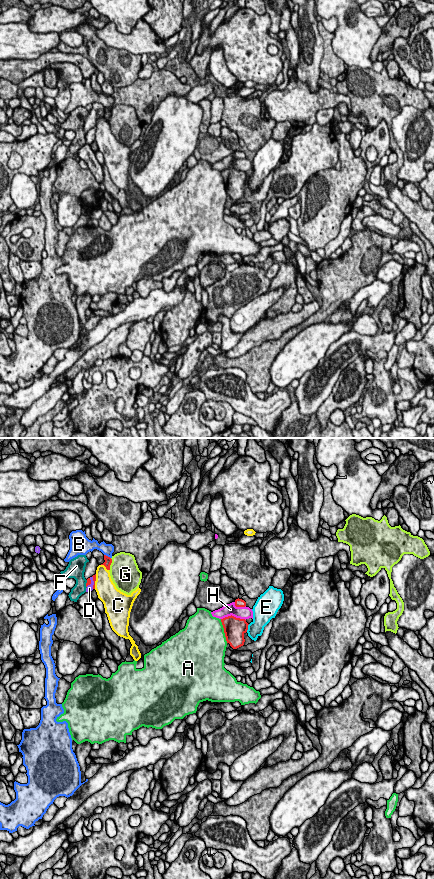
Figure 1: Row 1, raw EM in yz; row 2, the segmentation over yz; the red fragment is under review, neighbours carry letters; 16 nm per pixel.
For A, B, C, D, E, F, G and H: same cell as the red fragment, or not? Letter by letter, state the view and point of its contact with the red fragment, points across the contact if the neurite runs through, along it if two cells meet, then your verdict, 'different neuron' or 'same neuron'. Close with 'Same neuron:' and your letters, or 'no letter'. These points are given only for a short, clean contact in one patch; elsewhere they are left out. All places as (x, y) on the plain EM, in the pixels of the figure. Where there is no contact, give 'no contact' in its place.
A: yz (224, 183) | different neuron
B: yz (107, 108) | along yz (104, 106), (110, 110) | different neuron
C: yz (105, 118) | different neuron
D: yz (90, 134) | across yz (94, 128), (90, 134), (89, 140) | same neuron
E: yz (247, 180) | along yz (249, 176), (246, 183) | different neuron
F: yz (86, 136) | different neuron
G: yz (110, 116) | different neuron
H: yz (233, 168) | different neuron
Same neuron: D

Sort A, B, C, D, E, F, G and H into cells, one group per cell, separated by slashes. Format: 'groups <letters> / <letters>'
groups A / B / C / D / E / F / G / H

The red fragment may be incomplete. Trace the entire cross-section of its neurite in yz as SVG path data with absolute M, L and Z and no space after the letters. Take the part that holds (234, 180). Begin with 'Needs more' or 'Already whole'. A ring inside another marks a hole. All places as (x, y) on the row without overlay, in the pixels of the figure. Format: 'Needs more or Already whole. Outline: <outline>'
Already whole. Outline: M228 168L221 171L227 195L233 201L237 201L244 197L244 186L248 182L248 175L245 171Z

